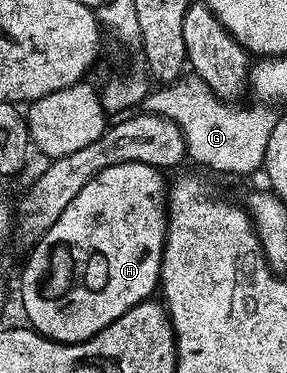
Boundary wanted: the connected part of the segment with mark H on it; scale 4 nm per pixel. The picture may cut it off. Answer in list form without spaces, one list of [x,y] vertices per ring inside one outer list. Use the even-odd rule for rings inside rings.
[[[140,162],[113,164],[109,168],[97,172],[97,176],[93,176],[93,180],[89,180],[89,184],[85,184],[85,188],[81,188],[81,192],[77,192],[77,196],[73,196],[69,208],[65,208],[65,212],[61,212],[61,216],[57,216],[57,220],[47,229],[45,241],[40,240],[30,247],[31,255],[28,256],[27,264],[21,272],[19,292],[30,329],[35,330],[38,334],[44,334],[46,338],[52,338],[54,342],[84,342],[97,336],[97,332],[101,332],[101,328],[109,328],[109,324],[113,324],[121,316],[125,316],[125,312],[129,312],[129,308],[148,301],[154,295],[151,294],[154,290],[156,293],[159,286],[159,269],[163,263],[163,245],[167,239],[169,206],[169,186],[166,181],[163,183],[163,174],[164,171],[160,167]],[[47,246],[51,246],[55,250],[55,258],[51,258],[50,261],[46,261],[44,253]]]

